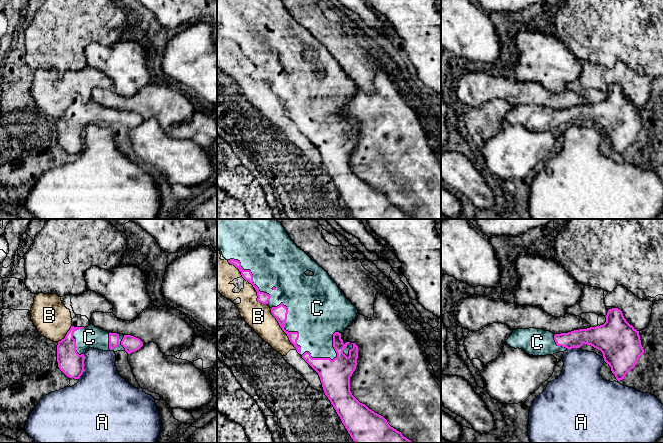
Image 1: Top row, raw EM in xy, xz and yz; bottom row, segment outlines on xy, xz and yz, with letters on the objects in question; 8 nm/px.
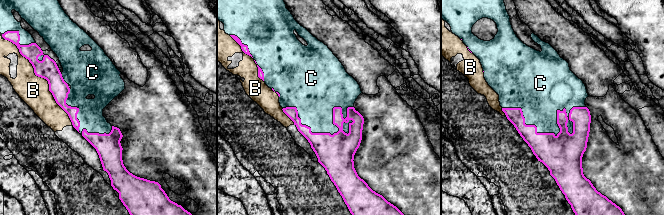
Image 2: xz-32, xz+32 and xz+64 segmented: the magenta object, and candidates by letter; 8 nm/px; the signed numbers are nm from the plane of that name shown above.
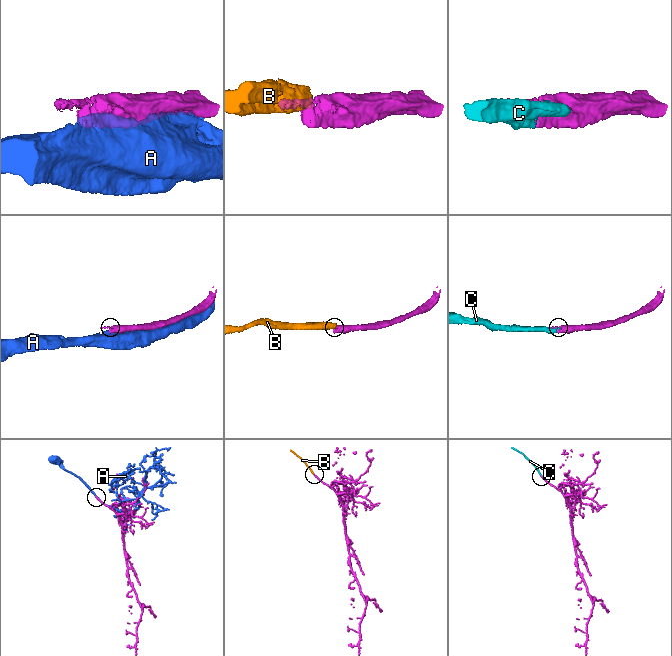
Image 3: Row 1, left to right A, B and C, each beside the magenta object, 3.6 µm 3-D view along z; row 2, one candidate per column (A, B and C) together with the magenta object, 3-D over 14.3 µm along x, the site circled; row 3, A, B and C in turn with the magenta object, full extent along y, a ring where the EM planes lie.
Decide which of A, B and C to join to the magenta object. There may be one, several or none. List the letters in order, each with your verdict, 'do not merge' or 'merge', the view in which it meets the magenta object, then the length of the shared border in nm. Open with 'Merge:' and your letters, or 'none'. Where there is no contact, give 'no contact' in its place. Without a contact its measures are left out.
Merge: C
A: do not merge; meets magenta in xy; contact 200 nm long
B: do not merge; meets magenta in xz; contact 400 nm long
C: merge; meets magenta in xz; contact 440 nm long

